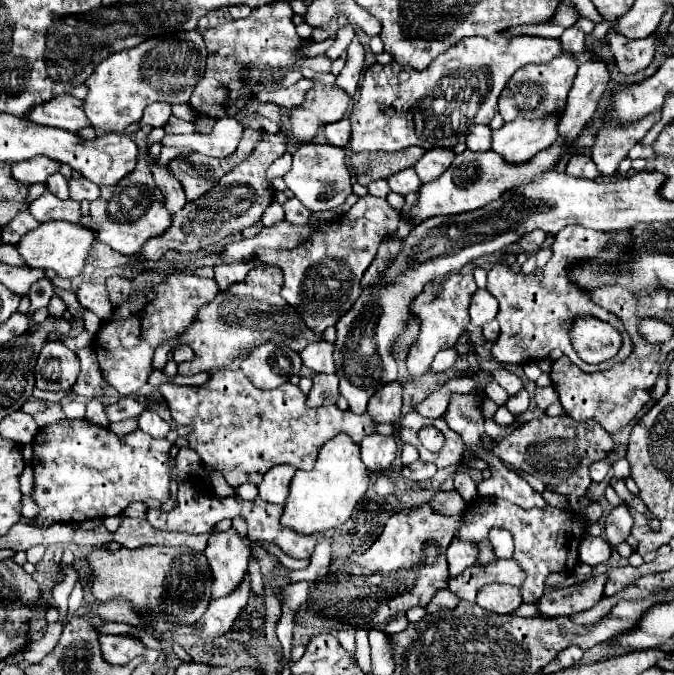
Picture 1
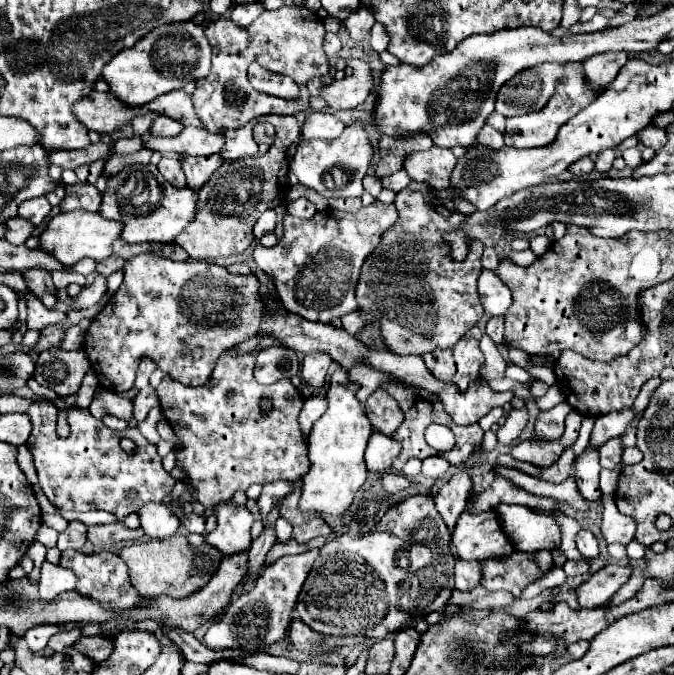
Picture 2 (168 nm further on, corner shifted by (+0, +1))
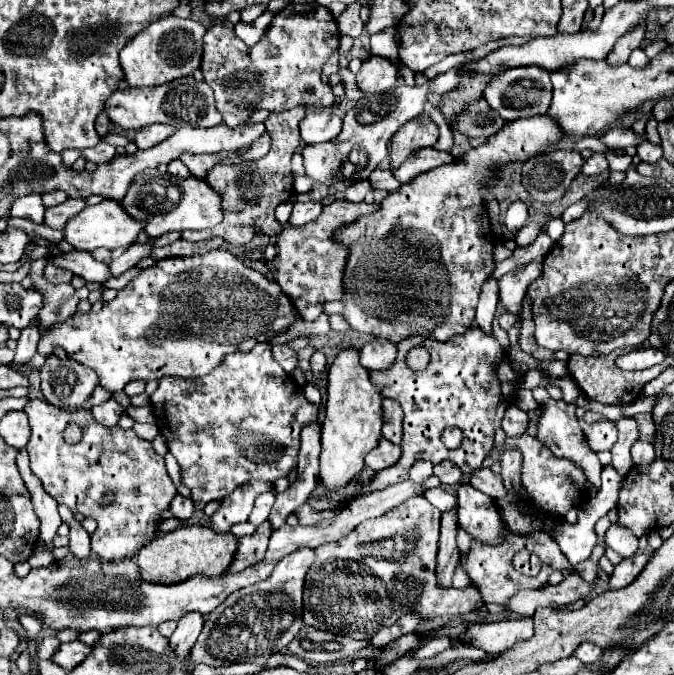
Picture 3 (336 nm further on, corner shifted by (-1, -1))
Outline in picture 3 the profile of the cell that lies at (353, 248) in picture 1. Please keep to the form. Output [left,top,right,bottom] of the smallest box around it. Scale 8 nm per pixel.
[268,200,380,322]

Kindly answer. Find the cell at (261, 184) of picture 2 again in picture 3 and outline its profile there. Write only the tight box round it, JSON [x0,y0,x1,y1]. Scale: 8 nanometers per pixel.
[206,106,304,246]

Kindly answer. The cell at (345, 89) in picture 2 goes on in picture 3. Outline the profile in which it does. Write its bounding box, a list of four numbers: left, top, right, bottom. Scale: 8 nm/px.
[356,56,398,96]

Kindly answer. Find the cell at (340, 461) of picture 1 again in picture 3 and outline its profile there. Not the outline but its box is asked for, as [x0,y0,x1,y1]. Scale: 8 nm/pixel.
[318,350,382,492]

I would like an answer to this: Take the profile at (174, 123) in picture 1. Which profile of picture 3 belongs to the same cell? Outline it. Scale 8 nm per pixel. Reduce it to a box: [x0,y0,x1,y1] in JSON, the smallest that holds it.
[134,124,176,150]

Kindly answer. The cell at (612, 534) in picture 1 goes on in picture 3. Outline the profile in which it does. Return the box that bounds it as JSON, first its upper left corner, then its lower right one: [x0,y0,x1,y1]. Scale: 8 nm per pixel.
[606,524,638,558]

